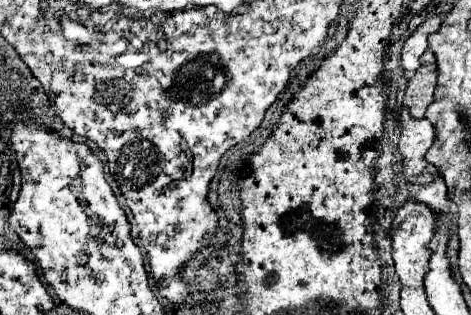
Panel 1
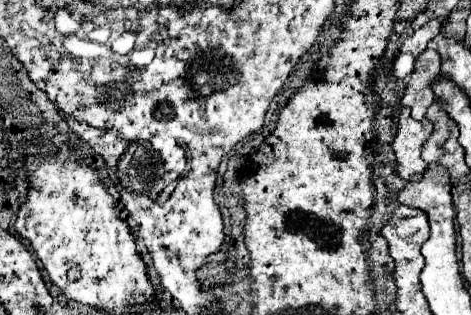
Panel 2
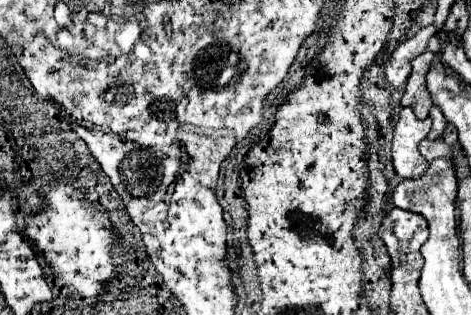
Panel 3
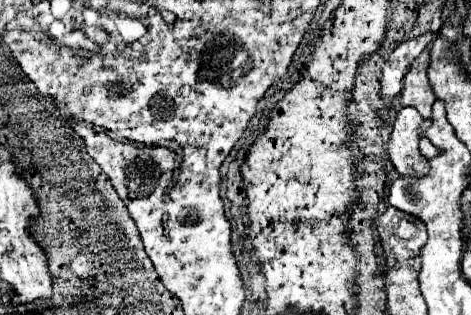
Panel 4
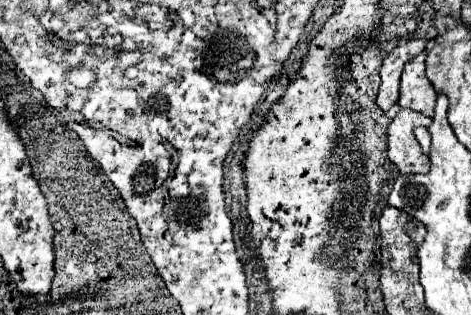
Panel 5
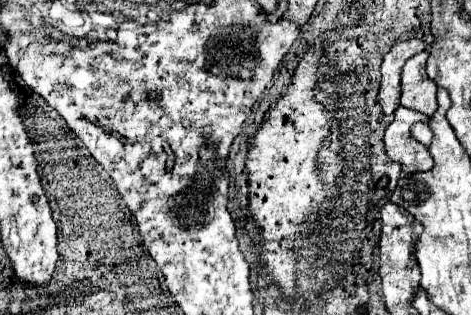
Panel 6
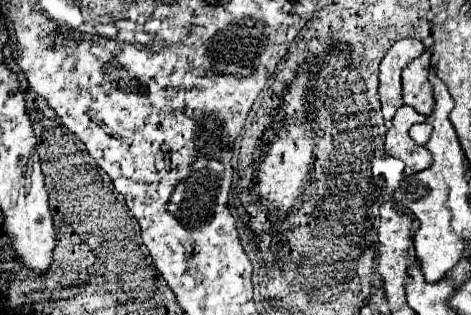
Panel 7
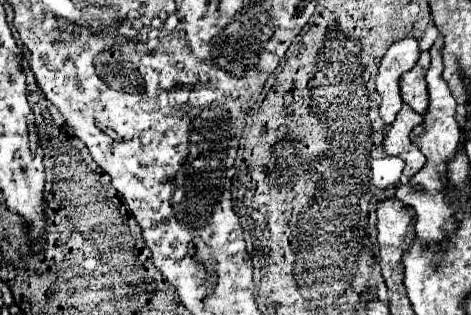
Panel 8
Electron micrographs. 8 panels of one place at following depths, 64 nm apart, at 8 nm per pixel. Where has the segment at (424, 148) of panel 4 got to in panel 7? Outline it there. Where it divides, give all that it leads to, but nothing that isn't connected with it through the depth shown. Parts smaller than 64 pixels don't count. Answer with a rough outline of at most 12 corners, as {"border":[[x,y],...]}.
{"border":[[426,122],[414,124],[409,136],[420,145],[430,138],[432,126]]}

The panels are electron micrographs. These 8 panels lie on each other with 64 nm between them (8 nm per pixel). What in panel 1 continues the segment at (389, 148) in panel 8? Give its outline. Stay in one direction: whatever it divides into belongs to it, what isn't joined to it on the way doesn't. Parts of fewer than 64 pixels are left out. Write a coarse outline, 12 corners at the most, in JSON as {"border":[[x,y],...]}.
{"border":[[406,106],[400,122],[404,178],[432,184],[442,176],[426,160],[434,126],[412,118]]}

